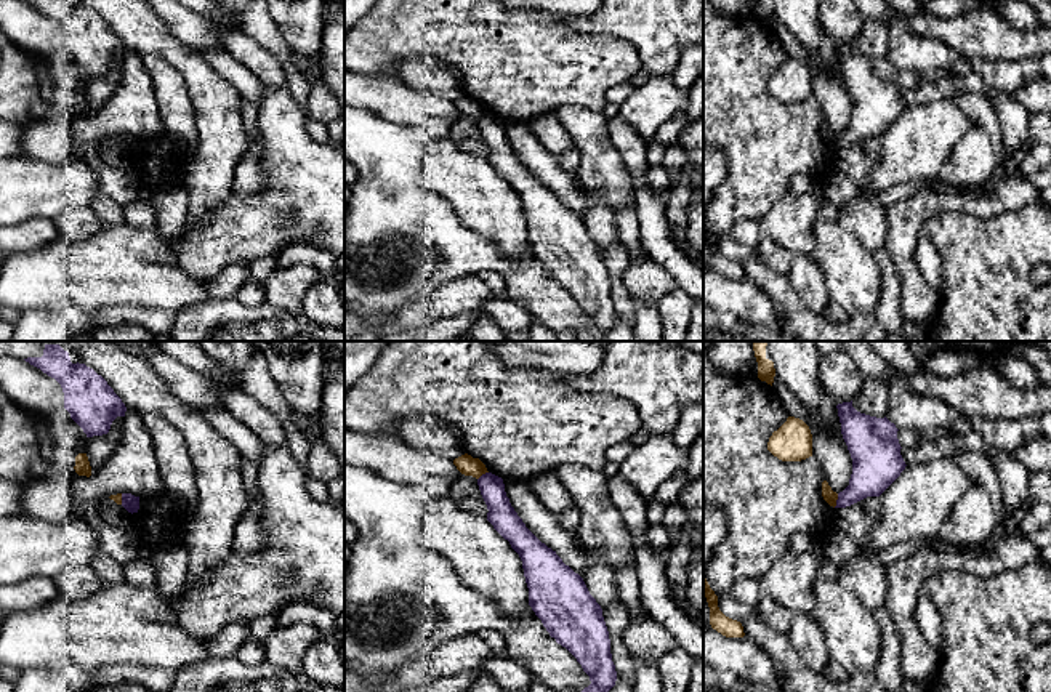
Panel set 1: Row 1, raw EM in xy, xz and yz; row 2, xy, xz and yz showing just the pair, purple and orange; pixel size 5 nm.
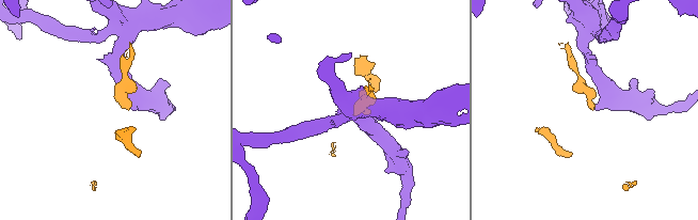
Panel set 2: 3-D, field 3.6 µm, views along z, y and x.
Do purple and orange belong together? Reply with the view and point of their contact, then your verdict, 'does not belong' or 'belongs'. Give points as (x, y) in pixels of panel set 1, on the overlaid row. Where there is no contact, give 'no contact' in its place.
meets purple in yz at (837, 500); does not belong

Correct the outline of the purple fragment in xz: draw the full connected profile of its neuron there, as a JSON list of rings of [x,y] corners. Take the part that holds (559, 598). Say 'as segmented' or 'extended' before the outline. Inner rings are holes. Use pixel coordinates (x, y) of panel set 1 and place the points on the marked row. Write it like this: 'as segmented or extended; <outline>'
as segmented; [[[485,473],[477,479],[477,485],[489,509],[487,521],[509,541],[522,561],[529,588],[529,606],[542,620],[550,636],[566,647],[590,676],[591,684],[582,692],[609,692],[615,686],[617,671],[612,662],[610,639],[601,606],[590,594],[583,578],[526,527],[506,497],[501,477]]]

